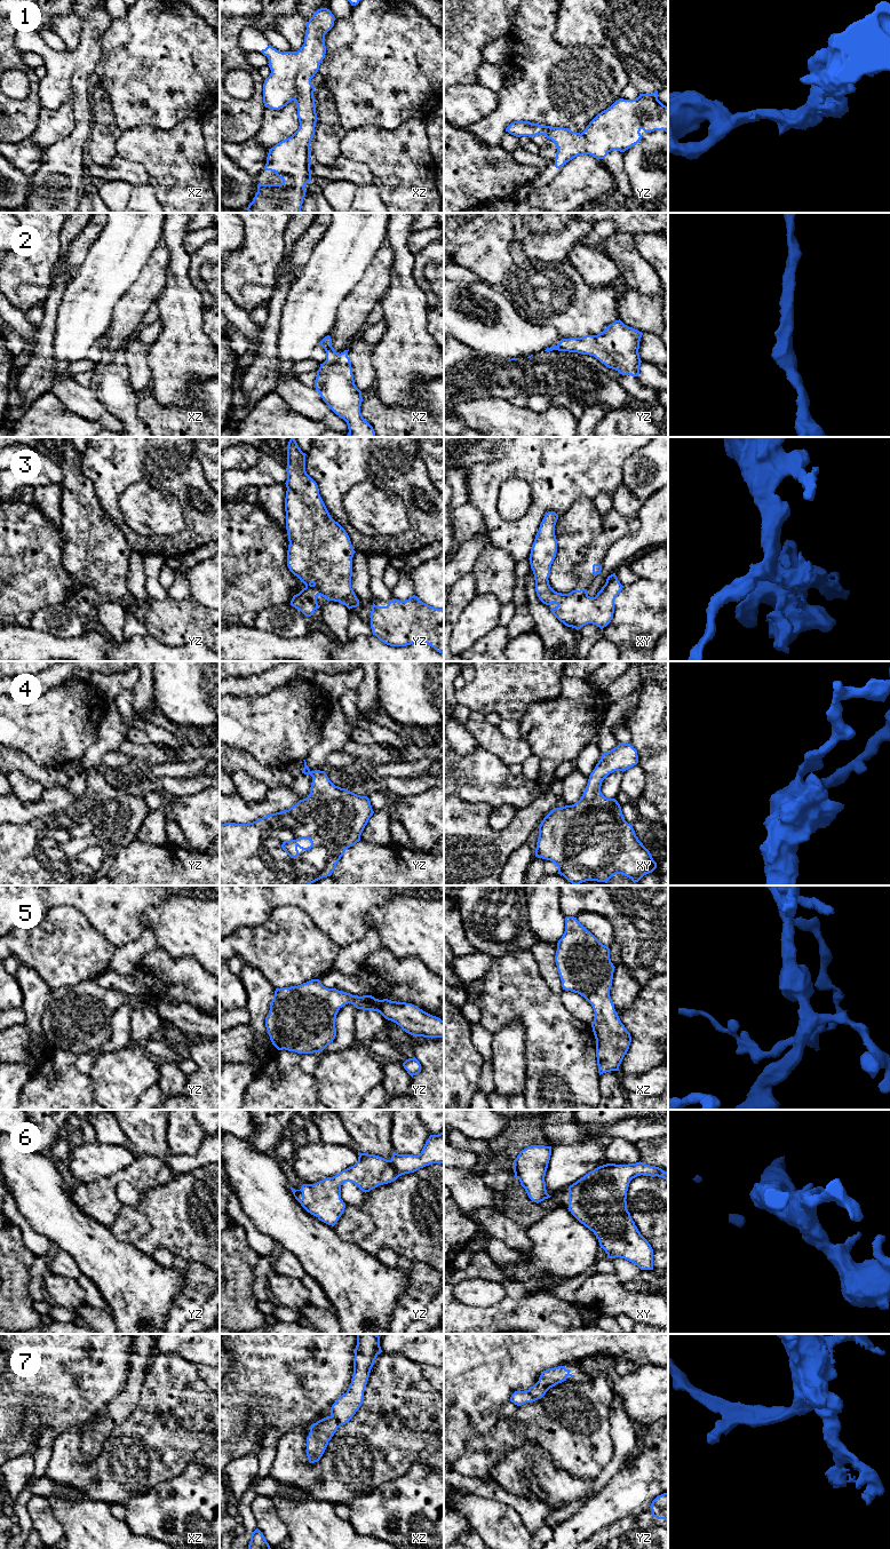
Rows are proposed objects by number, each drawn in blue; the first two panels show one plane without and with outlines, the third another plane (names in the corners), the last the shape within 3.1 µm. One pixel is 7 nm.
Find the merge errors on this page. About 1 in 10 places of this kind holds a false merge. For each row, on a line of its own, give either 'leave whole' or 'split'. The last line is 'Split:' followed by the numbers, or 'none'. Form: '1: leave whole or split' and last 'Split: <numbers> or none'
1: leave whole
2: leave whole
3: leave whole
4: leave whole
5: leave whole
6: leave whole
7: leave whole
Split: none

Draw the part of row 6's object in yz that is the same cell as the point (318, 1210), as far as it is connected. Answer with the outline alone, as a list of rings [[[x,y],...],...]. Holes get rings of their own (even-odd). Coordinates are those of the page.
[[[444,1131],[430,1135],[418,1155],[392,1153],[390,1160],[359,1153],[358,1161],[333,1177],[315,1184],[303,1184],[300,1190],[291,1186],[301,1206],[319,1221],[334,1226],[344,1212],[341,1185],[351,1182],[363,1192],[396,1181],[399,1176],[414,1173],[432,1163],[444,1163]]]

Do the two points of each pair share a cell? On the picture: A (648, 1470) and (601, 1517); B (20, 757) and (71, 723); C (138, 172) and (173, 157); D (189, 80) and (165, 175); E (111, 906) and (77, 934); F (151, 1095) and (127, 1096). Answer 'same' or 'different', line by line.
A: same
B: different
C: different
D: different
E: different
F: different

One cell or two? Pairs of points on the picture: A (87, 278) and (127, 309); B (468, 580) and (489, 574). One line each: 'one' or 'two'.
A: two
B: two

